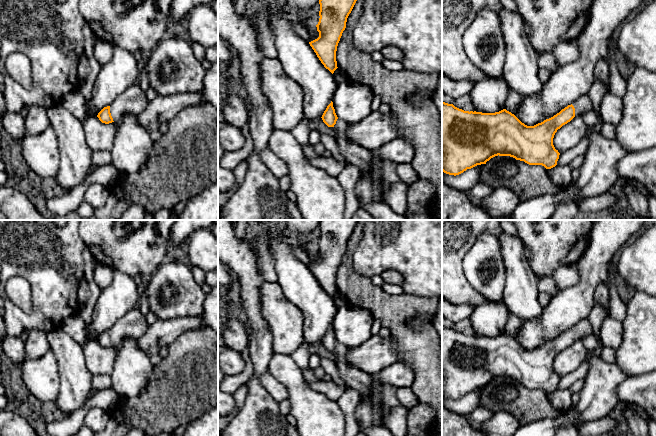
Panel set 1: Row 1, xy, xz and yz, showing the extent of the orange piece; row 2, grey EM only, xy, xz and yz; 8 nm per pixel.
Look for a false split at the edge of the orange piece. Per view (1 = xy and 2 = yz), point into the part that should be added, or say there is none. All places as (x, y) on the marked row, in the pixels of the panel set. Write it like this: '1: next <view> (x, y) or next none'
1: next xy (133, 100)
2: next yz (583, 104)

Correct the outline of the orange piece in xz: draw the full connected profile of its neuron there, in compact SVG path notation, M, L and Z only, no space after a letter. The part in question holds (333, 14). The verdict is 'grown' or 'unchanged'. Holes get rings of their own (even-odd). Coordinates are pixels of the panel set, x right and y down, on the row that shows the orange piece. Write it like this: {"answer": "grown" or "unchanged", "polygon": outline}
{"answer": "unchanged", "polygon": "M319 0L319 22L316 25L319 37L310 46L317 57L332 74L338 68L337 46L346 28L346 22L357 0Z"}

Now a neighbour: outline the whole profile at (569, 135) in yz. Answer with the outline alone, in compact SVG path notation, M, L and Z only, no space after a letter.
M575 116L563 125L554 135L553 145L559 153L563 153L580 143L588 136L589 129L580 116Z

